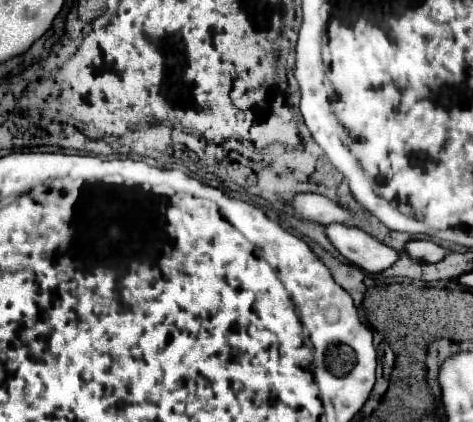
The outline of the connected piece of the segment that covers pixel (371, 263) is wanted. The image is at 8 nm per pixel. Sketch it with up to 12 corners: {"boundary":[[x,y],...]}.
{"boundary":[[328,225],[336,251],[366,273],[388,269],[398,253],[362,229]]}

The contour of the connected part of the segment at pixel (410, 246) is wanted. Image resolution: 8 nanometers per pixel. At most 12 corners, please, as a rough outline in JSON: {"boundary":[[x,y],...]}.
{"boundary":[[408,241],[404,253],[420,263],[438,263],[448,253],[432,241]]}

